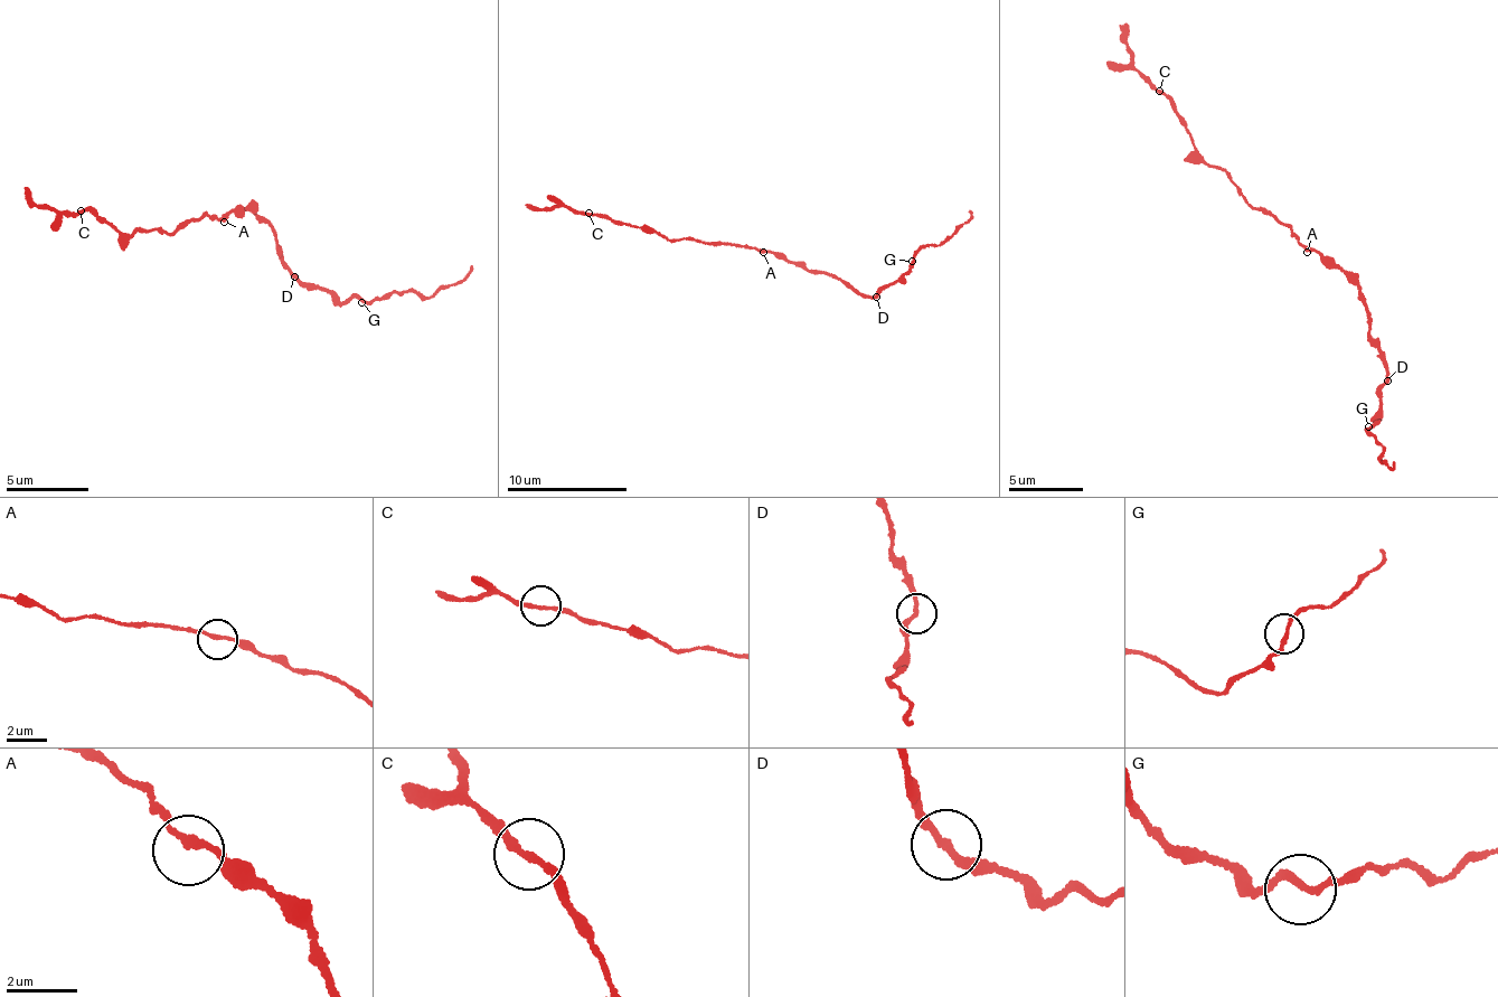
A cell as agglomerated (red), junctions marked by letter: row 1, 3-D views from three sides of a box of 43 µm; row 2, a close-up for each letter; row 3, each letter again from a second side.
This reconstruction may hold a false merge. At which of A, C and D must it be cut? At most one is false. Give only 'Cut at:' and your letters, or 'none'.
Cut at: D

